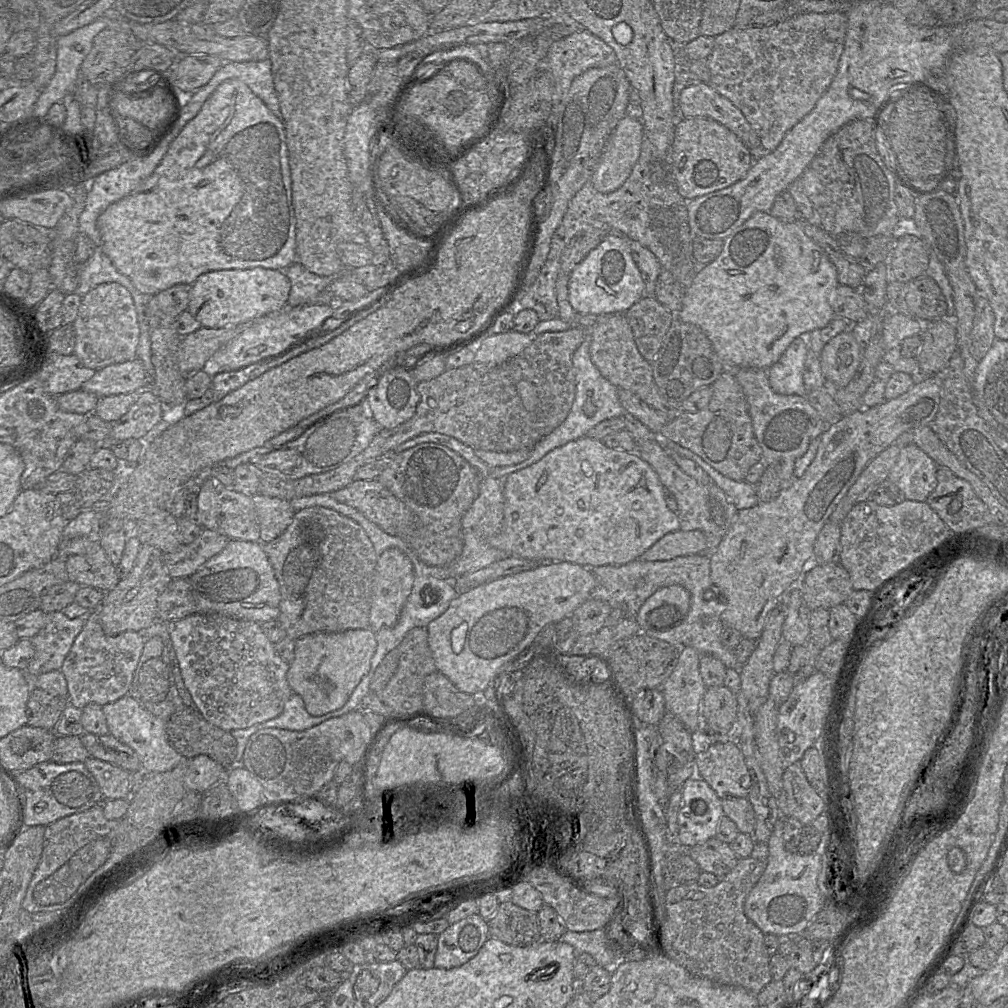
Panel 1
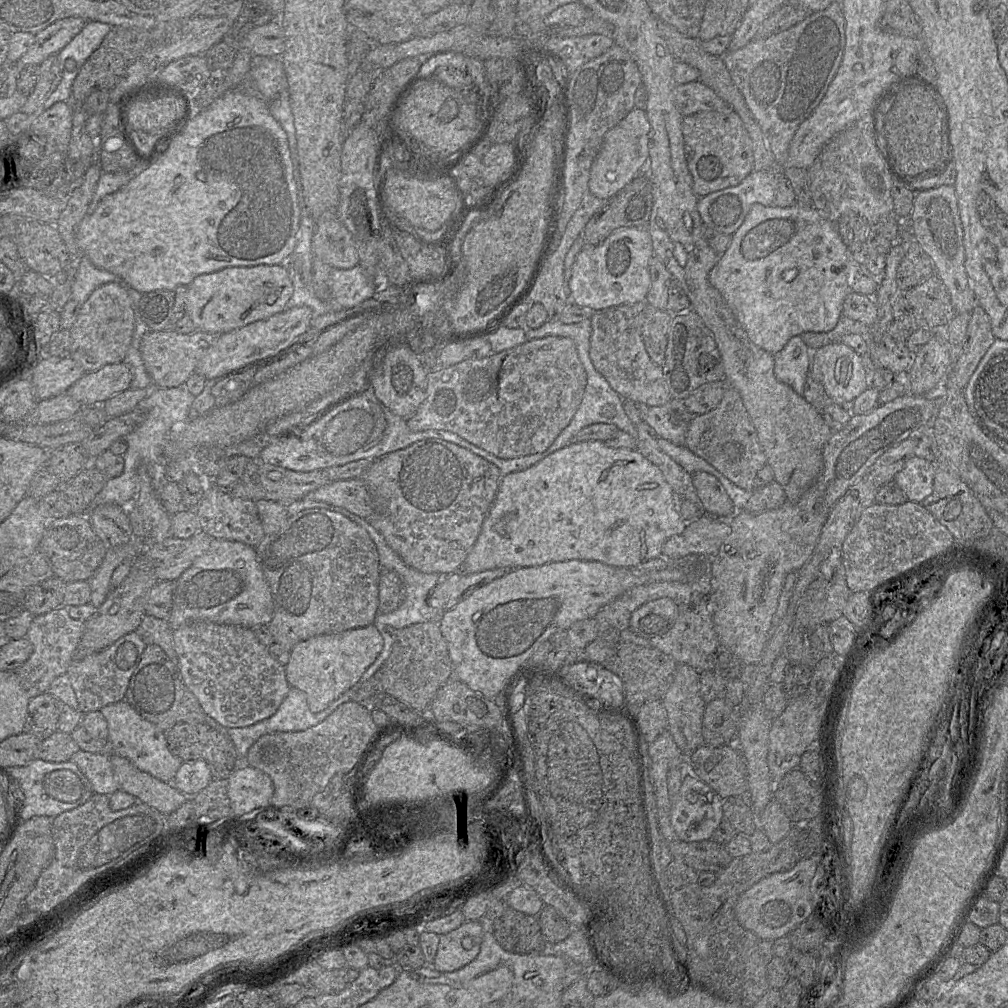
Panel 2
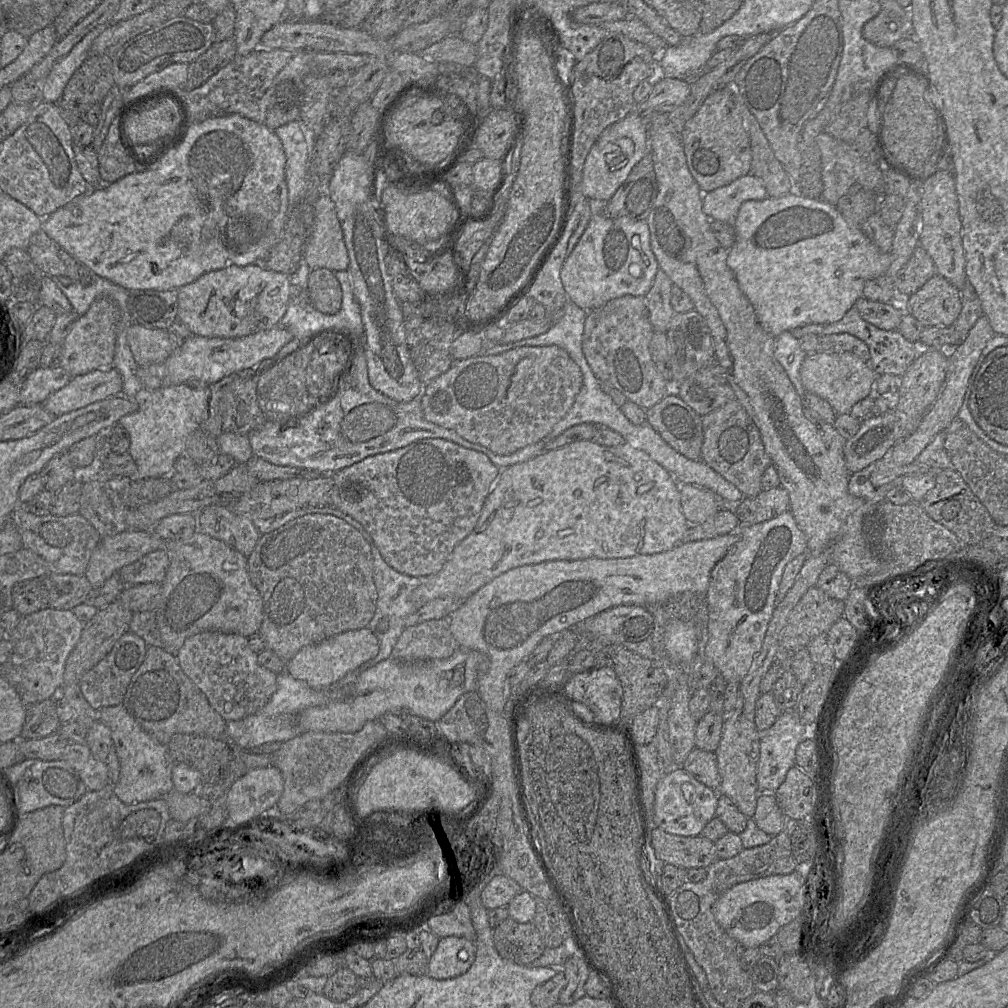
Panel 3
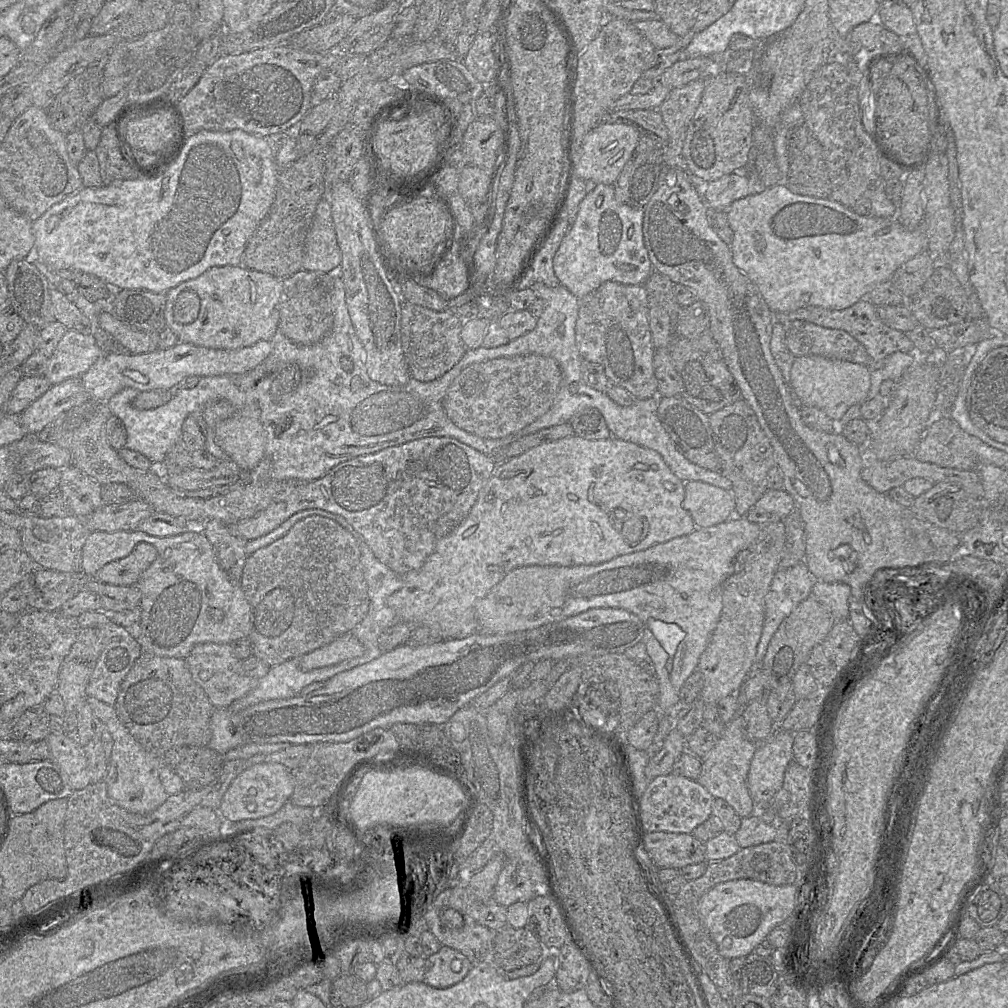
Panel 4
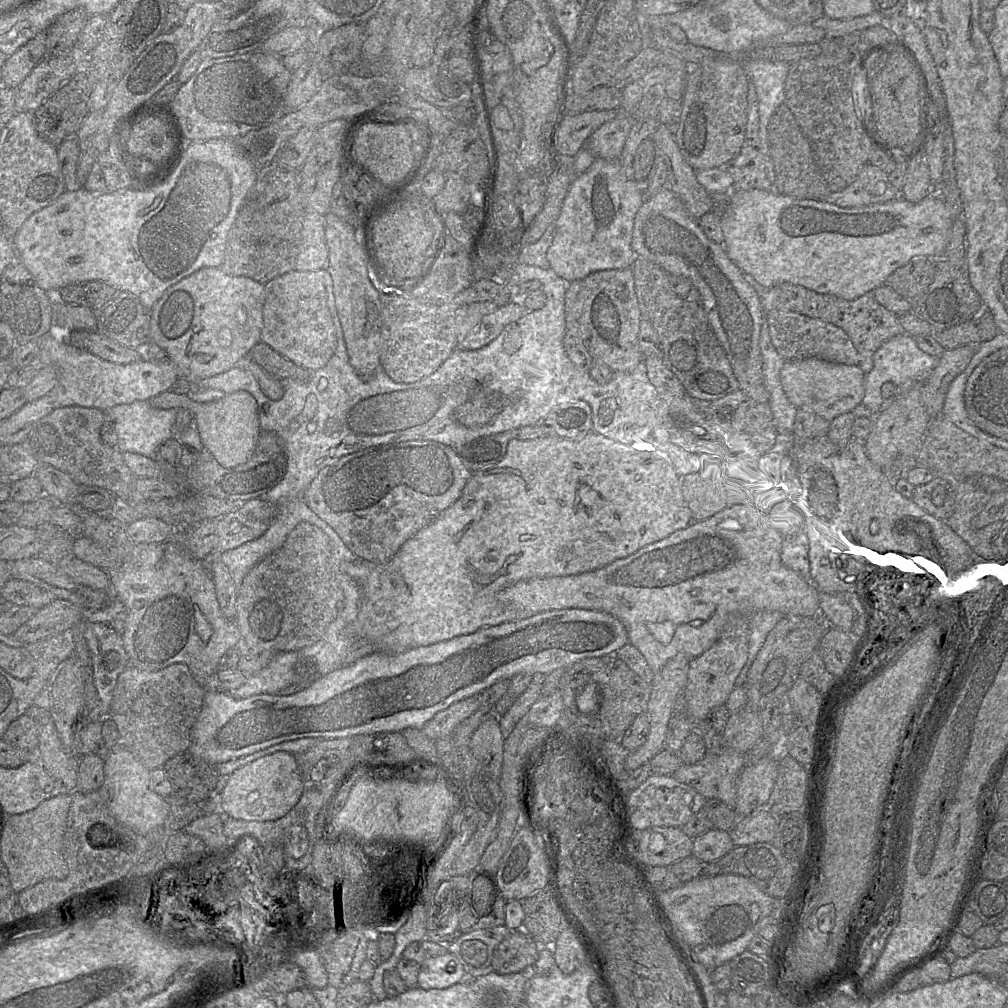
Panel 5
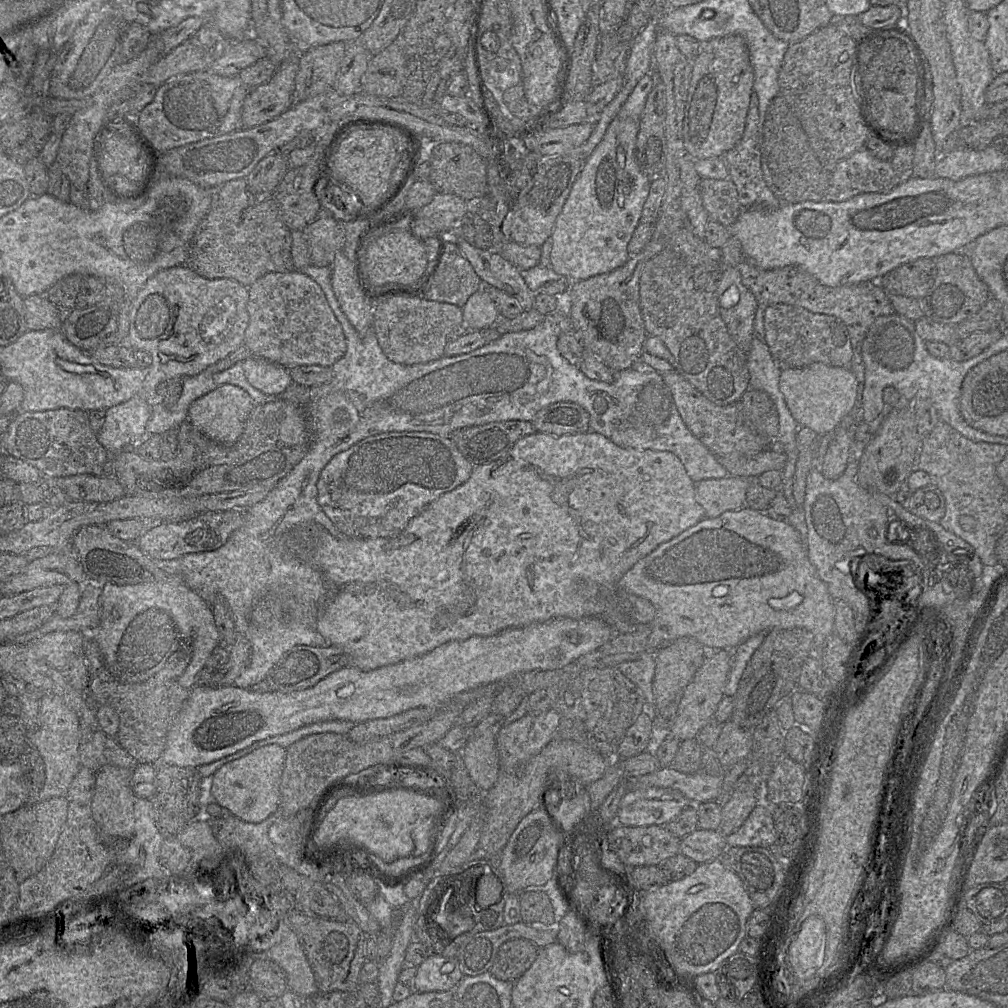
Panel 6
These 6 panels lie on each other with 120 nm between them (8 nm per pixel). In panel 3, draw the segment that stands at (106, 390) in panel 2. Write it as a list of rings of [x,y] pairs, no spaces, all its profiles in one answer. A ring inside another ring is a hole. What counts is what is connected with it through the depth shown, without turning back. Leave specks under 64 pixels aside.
[[[113,367],[94,370],[73,377],[63,388],[52,393],[41,405],[55,417],[86,407],[94,402],[122,394],[123,380]]]

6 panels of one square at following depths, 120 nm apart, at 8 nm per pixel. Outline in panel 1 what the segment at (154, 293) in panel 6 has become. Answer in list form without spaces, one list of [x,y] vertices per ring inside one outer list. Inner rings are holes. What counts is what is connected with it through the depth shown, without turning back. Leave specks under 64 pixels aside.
[[[215,270],[200,275],[193,283],[188,311],[203,327],[219,329],[283,310],[288,307],[290,291],[290,279],[279,270]]]

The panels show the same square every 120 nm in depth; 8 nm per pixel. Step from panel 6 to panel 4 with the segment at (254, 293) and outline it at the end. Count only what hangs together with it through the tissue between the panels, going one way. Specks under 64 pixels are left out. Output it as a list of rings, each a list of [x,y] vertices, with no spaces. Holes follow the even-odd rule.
[[[300,269],[294,275],[283,279],[278,330],[297,344],[318,343],[330,333],[333,327],[334,317],[330,296],[320,285],[319,274],[325,273]]]

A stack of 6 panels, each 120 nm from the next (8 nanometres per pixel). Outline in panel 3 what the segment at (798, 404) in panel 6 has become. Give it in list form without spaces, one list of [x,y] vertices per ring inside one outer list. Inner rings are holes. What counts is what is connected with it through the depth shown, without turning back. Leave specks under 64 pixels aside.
[[[851,352],[808,353],[800,367],[800,378],[805,391],[826,400],[837,415],[850,413],[856,402],[869,396],[877,376],[868,362]]]

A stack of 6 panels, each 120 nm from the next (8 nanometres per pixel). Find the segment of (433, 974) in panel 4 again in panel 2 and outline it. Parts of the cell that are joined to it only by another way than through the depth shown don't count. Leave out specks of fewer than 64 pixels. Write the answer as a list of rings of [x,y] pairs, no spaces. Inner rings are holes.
[[[482,920],[465,921],[456,929],[440,935],[439,944],[432,967],[440,972],[452,972],[470,963],[479,953],[484,933]]]

